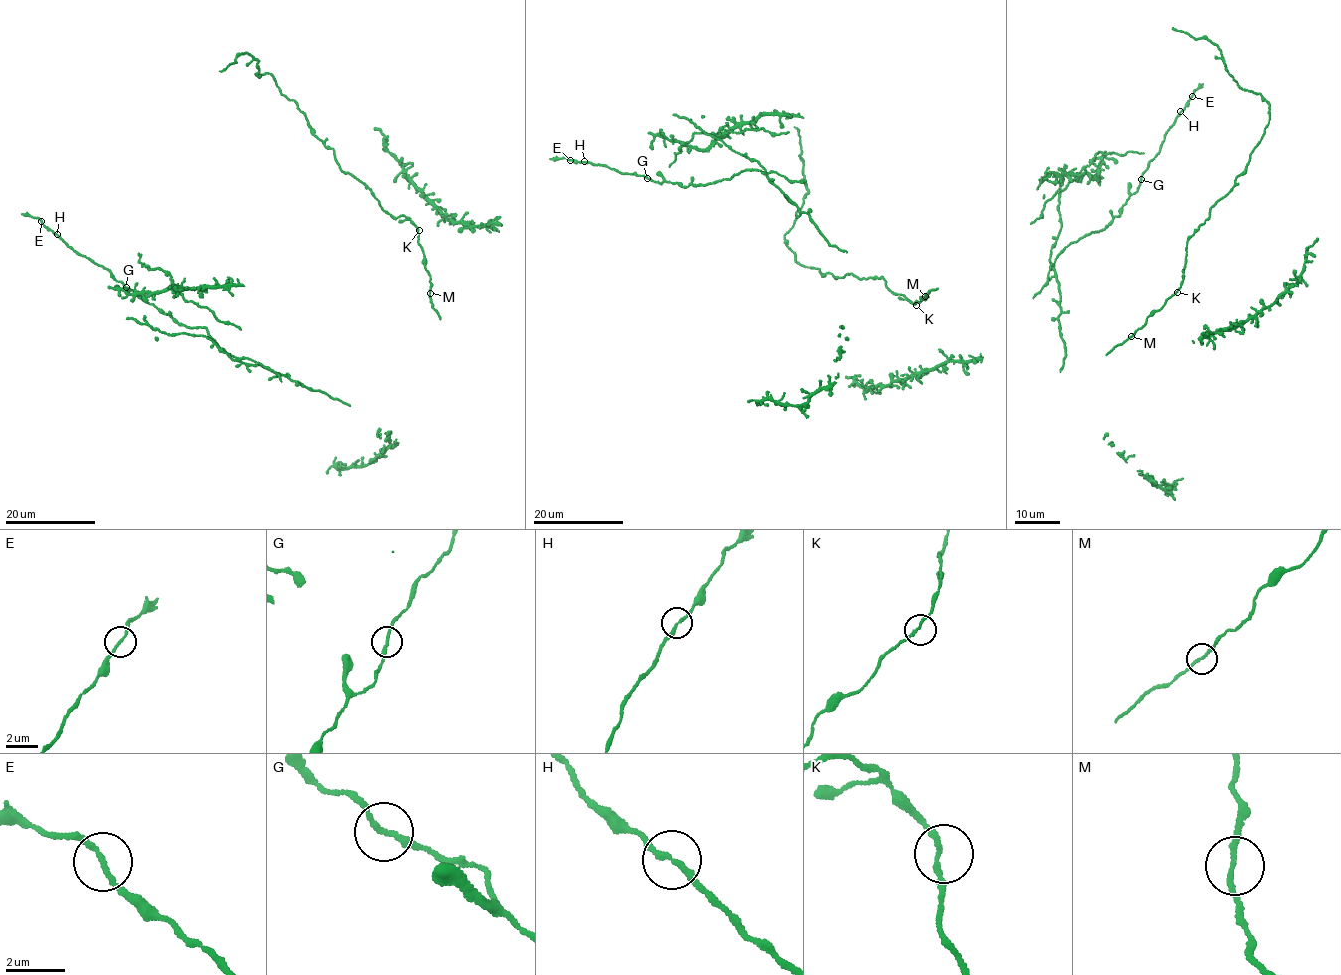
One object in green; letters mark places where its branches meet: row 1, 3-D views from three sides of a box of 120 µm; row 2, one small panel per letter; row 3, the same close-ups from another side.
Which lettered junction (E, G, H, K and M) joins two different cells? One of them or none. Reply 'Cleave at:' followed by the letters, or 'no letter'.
Cleave at: no letter

